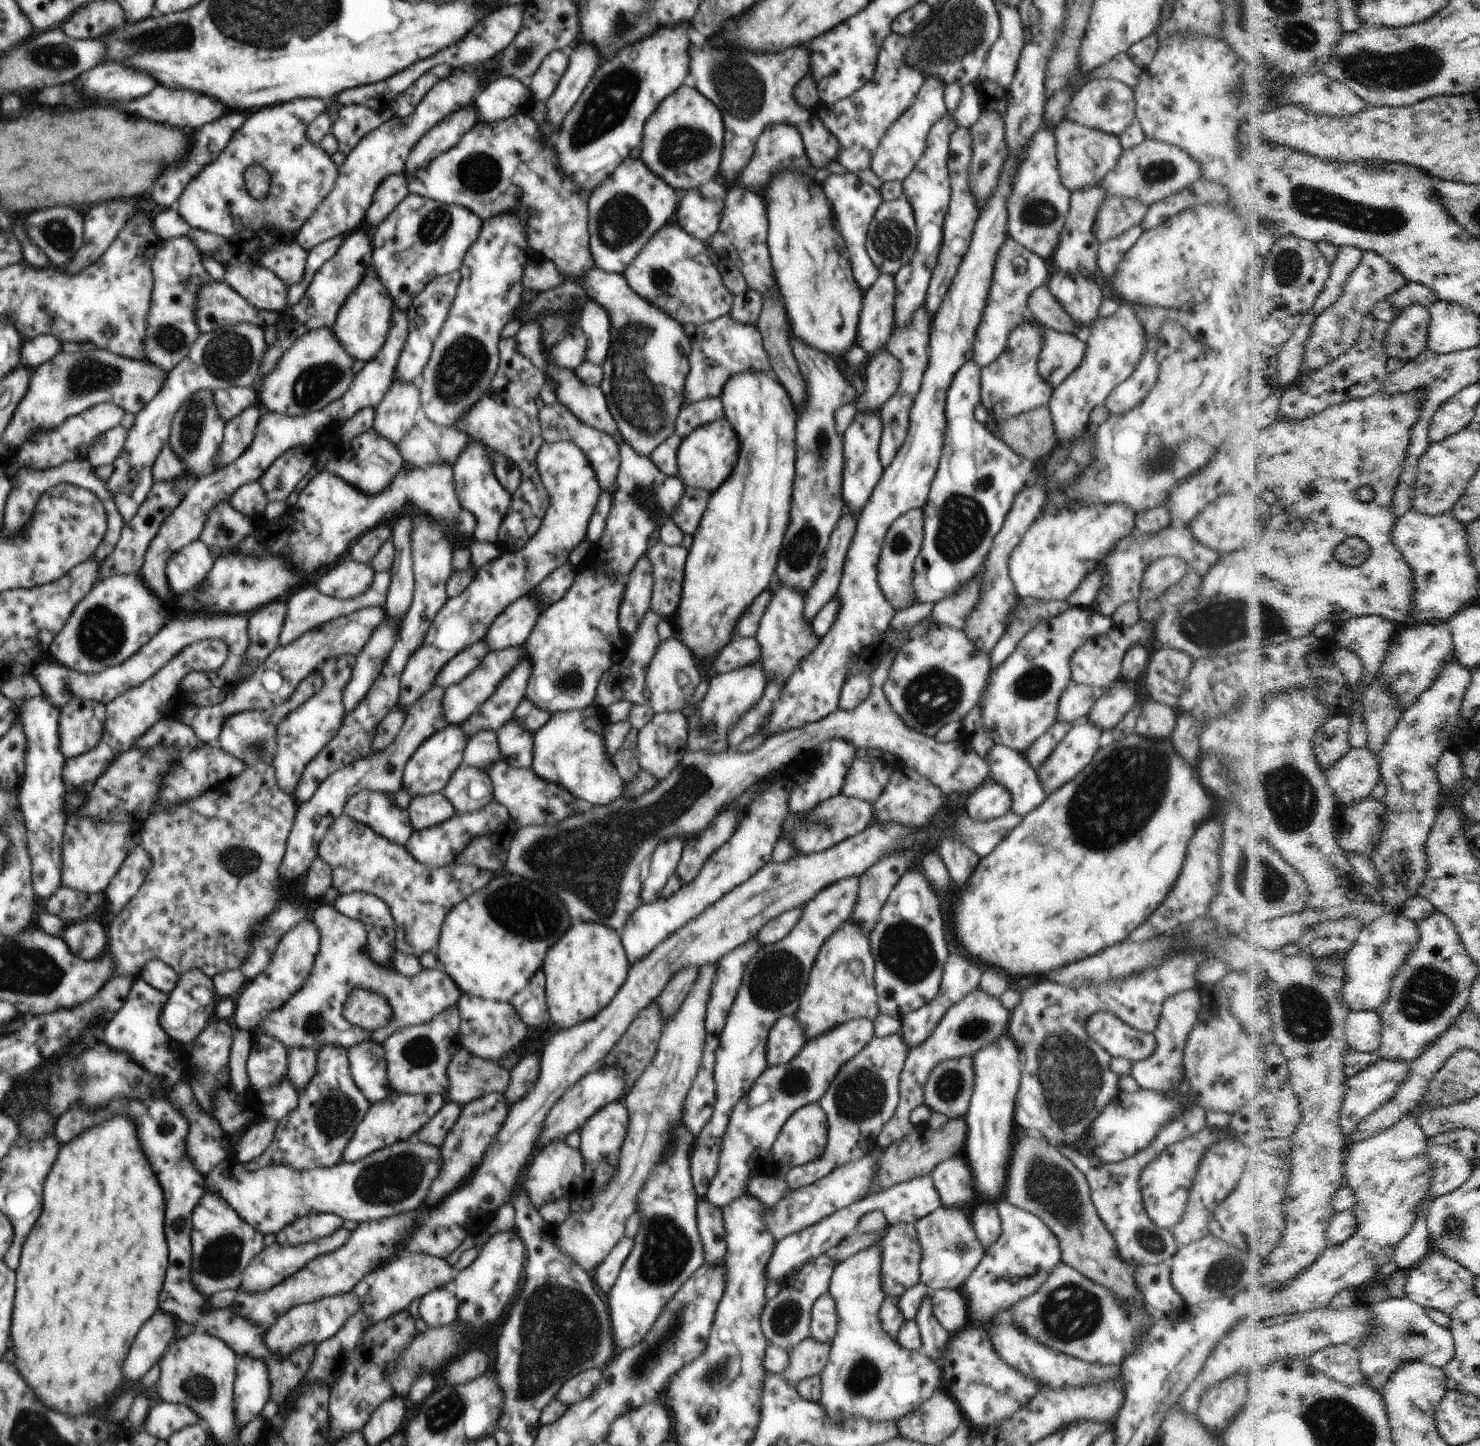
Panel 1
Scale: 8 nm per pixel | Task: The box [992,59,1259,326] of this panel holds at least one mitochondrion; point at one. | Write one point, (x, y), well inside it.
(1036, 213)

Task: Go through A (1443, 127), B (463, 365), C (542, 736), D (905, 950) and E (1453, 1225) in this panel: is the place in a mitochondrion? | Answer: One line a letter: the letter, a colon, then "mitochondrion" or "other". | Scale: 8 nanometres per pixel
A: other
B: mitochondrion
C: other
D: mitochondrion
E: mitochondrion

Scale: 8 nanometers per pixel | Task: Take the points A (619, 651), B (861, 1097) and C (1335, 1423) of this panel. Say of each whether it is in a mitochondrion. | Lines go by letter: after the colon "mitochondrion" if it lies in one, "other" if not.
A: other
B: mitochondrion
C: mitochondrion

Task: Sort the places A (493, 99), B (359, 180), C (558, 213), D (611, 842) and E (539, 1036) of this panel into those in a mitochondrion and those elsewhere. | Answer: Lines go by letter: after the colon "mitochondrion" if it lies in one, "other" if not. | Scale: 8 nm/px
A: other
B: other
C: other
D: mitochondrion
E: other

